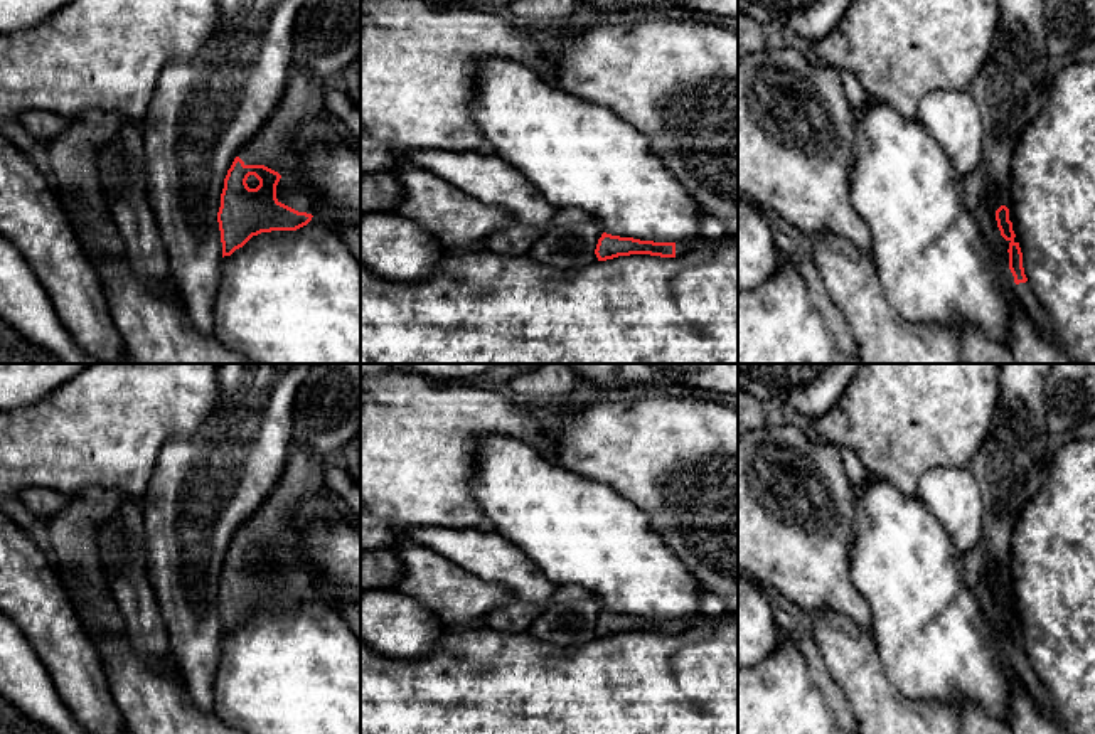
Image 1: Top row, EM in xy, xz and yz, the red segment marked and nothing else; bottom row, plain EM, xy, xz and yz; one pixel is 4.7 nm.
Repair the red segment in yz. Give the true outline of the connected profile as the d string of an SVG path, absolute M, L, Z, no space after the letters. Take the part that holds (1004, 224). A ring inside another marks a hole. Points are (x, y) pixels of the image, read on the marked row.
M1001 205L996 210L996 221L997 227L1001 231L1001 236L1009 242L1009 269L1011 269L1011 285L1012 291L1019 298L1023 308L1028 311L1031 316L1036 330L1050 337L1063 352L1068 354L1065 343L1055 335L1053 325L1050 322L1050 316L1036 295L1031 290L1031 283L1028 281L1023 268L1023 253L1018 242L1018 237L1012 231L1012 222L1009 221L1009 209L1006 205Z

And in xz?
M603 232L598 239L595 254L598 261L613 259L618 256L630 254L650 254L660 258L676 258L691 251L689 241L681 242L654 242L654 241L640 241L633 237L620 237Z

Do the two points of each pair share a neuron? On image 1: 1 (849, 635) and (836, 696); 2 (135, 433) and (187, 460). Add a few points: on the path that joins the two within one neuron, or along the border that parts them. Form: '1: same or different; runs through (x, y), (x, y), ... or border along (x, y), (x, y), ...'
1: different; border along (819, 650), (829, 675), (843, 691), (854, 716)
2: different; border along (199, 428), (164, 445), (149, 484)

